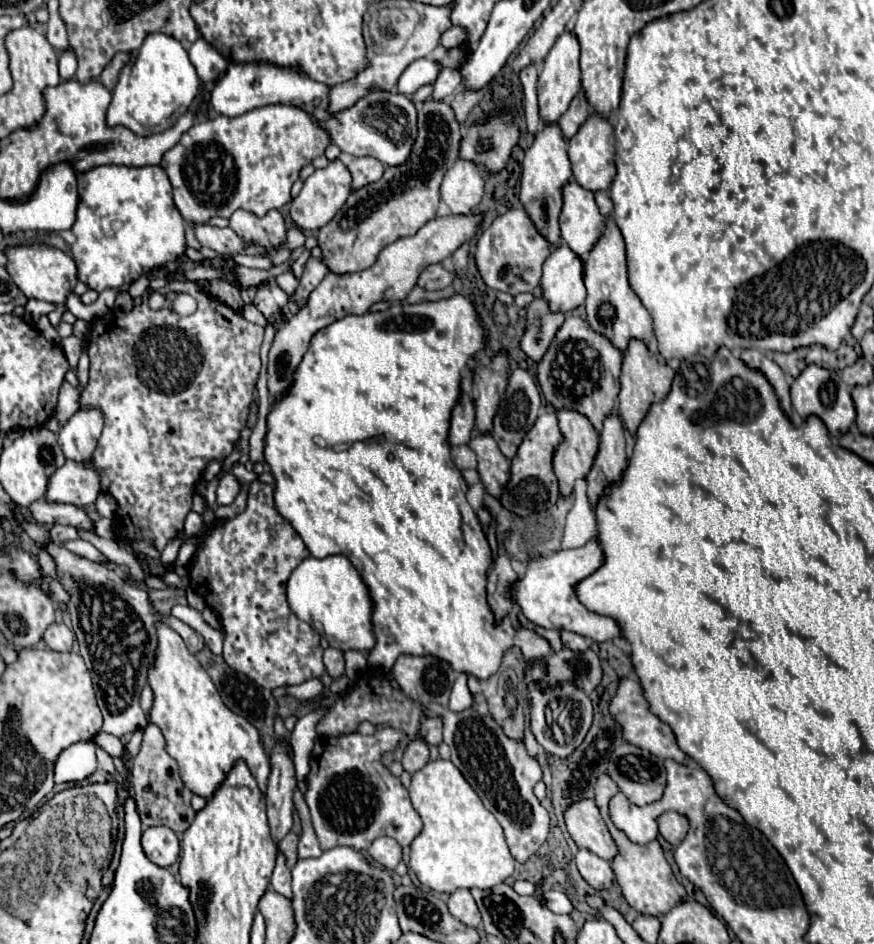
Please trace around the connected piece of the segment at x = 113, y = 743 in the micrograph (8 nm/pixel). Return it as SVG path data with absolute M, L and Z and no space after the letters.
M103 736L103 748L107 748L107 752L117 758L117 756L123 756L123 742L115 736Z

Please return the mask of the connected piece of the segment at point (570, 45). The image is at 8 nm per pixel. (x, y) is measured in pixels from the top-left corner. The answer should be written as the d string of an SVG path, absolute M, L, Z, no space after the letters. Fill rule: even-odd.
M565 32L557 38L555 46L545 58L543 70L537 82L537 96L539 96L539 116L545 124L557 124L559 118L567 112L571 100L581 90L581 76L579 76L579 42L571 32Z

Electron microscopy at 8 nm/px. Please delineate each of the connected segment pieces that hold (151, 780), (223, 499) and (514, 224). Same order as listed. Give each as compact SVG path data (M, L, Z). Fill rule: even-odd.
M147 724L141 748L137 756L133 758L133 790L135 790L135 802L137 802L137 812L141 816L143 828L165 824L169 826L175 834L181 834L191 826L195 812L191 808L191 790L185 788L179 776L179 766L177 762L167 754L165 750L165 738L161 730L155 724Z
M233 472L223 474L221 480L219 480L219 486L217 486L217 504L229 506L237 498L239 490L241 490L241 484L235 478L235 474Z
M509 210L503 216L495 218L493 224L479 236L475 264L489 288L517 296L523 292L533 292L539 286L541 268L549 254L551 248L547 248L547 240L535 232L535 226L531 220L527 220L527 214L523 210ZM505 270L509 270L509 274Z

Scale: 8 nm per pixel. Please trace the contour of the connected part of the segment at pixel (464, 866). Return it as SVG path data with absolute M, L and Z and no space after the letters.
M435 760L429 762L423 770L415 772L411 776L409 786L413 808L419 812L423 820L421 834L411 844L411 870L417 874L419 882L429 886L435 892L455 892L457 888L493 888L497 884L503 884L509 876L513 876L513 856L505 844L505 834L495 816L483 806L475 790L467 784L467 780L461 776L461 772L449 762L449 760Z

